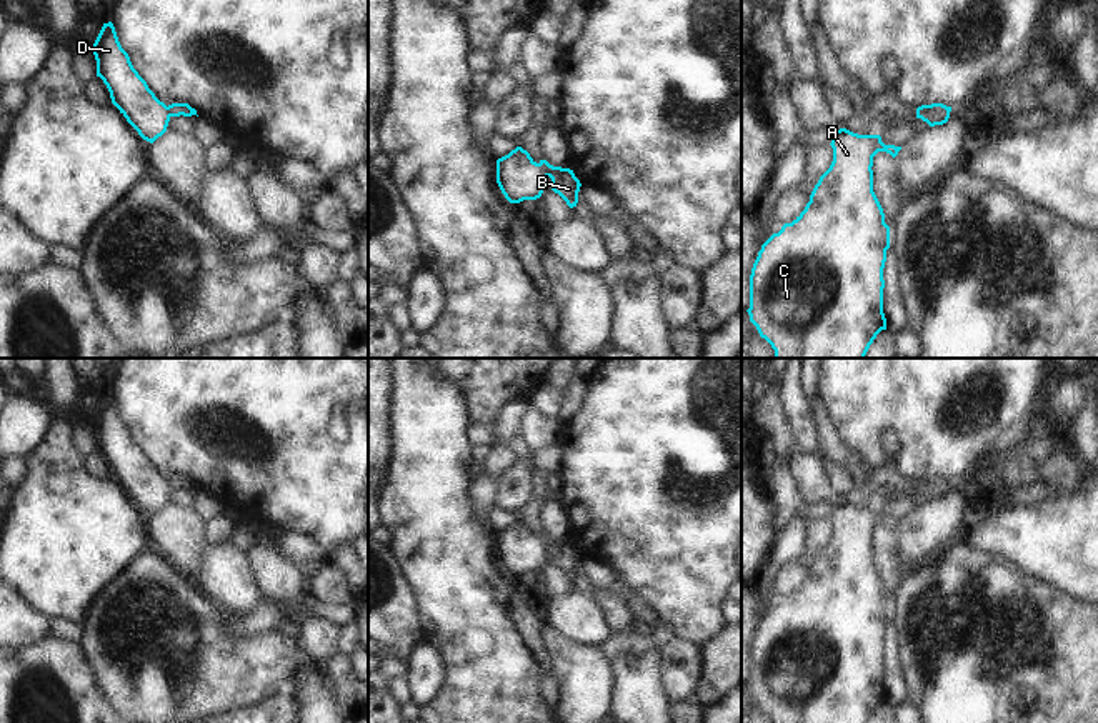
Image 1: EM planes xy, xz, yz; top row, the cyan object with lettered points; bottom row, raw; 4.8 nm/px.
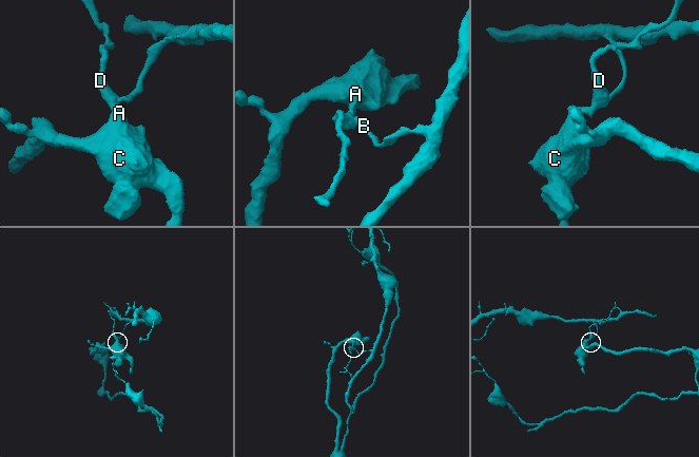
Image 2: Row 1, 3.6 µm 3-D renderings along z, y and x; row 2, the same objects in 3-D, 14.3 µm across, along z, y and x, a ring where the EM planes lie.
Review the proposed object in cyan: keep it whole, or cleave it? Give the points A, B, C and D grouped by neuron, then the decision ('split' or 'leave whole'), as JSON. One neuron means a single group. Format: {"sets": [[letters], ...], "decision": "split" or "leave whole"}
{"sets": [["A", "C", "D"], ["B"]], "decision": "split"}

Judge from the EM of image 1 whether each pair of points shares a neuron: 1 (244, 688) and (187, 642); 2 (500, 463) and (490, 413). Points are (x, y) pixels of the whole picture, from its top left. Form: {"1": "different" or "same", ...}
{"1": "same", "2": "different"}

